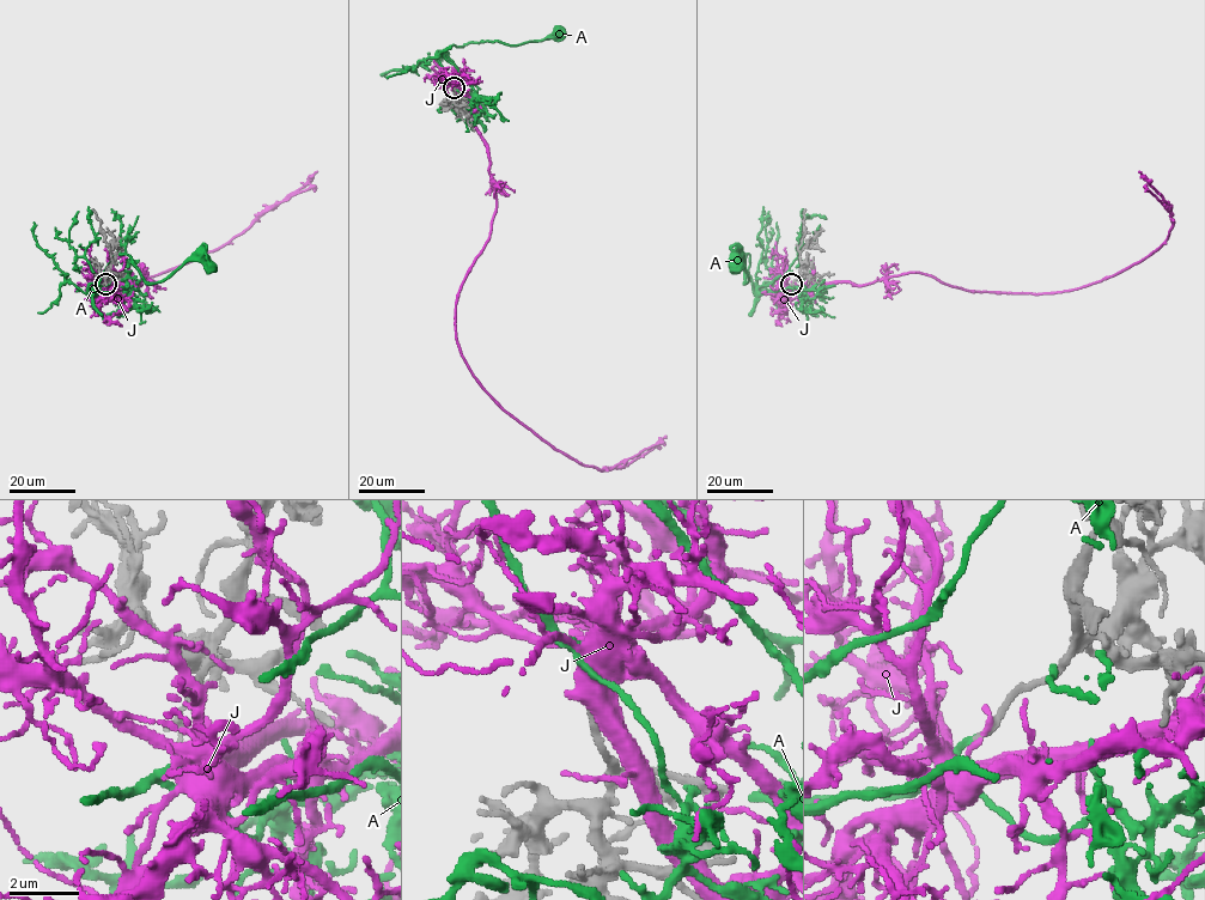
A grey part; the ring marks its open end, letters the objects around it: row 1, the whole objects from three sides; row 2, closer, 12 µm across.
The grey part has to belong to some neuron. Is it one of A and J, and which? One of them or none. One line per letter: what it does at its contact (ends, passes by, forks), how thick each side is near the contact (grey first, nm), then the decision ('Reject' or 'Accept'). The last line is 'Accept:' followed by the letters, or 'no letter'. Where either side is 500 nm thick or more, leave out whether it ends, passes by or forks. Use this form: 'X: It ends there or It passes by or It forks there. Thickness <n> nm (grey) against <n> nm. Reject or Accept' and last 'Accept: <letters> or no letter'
A: It ends there. Thickness 240 nm (grey) against 190 nm. Accept
J: It ends there. Thickness 240 nm (grey) against 170 nm. Reject
Accept: A

